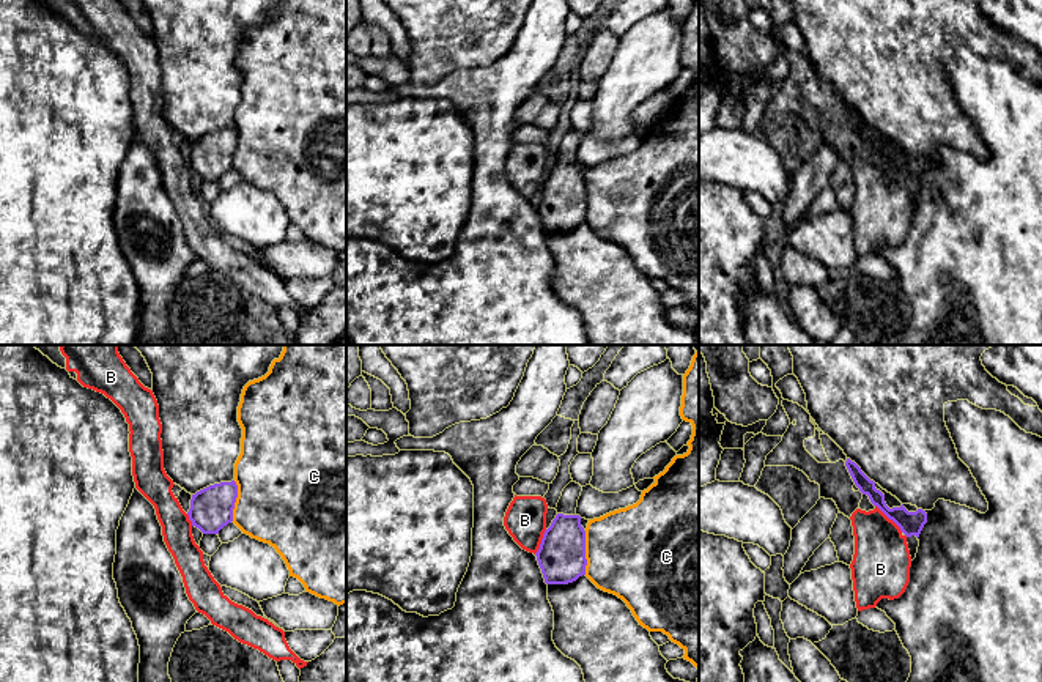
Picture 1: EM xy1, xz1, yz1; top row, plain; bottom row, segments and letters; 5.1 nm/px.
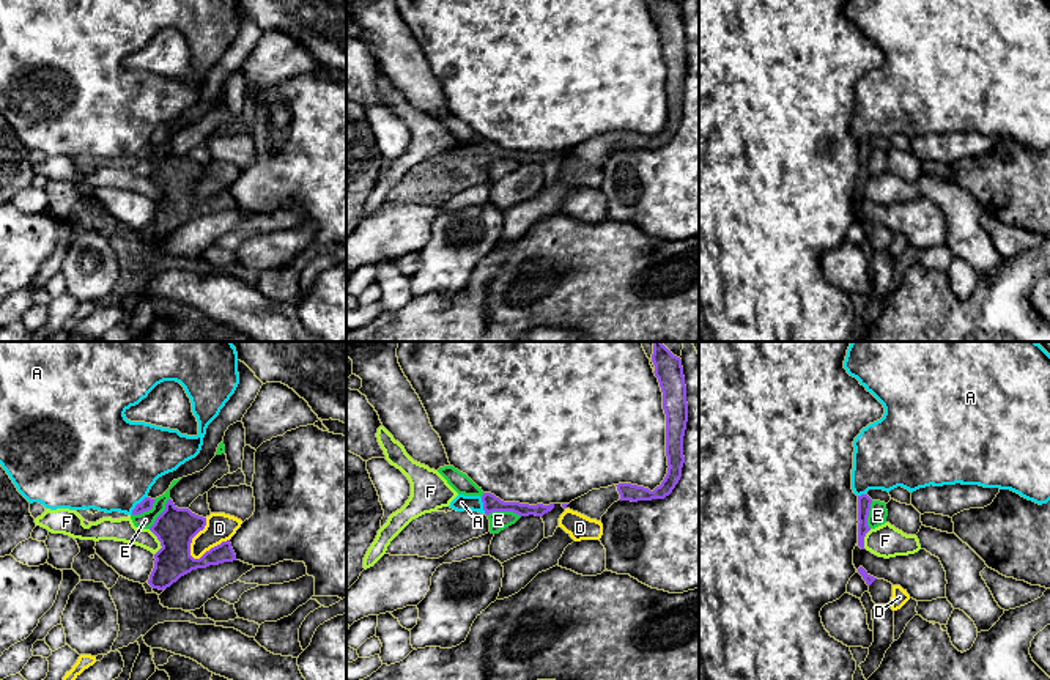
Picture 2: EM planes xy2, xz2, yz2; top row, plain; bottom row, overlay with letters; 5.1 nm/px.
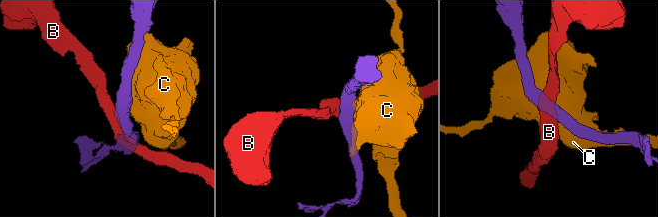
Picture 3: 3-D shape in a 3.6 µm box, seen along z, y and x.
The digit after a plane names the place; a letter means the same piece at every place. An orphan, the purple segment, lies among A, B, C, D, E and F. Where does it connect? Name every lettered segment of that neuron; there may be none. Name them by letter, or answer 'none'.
none

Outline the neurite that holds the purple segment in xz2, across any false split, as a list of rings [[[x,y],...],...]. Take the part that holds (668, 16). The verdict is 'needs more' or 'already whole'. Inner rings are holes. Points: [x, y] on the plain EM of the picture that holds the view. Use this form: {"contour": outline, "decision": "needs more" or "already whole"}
{"contour": [[[653,0],[655,24],[663,39],[663,57],[666,61],[666,104],[667,121],[653,139],[631,131],[619,131],[608,135],[592,137],[587,142],[562,151],[564,156],[578,159],[590,167],[601,168],[601,164],[617,148],[652,148],[664,146],[672,140],[682,124],[683,83],[688,69],[686,33],[682,6],[672,0]]], "decision": "needs more"}

